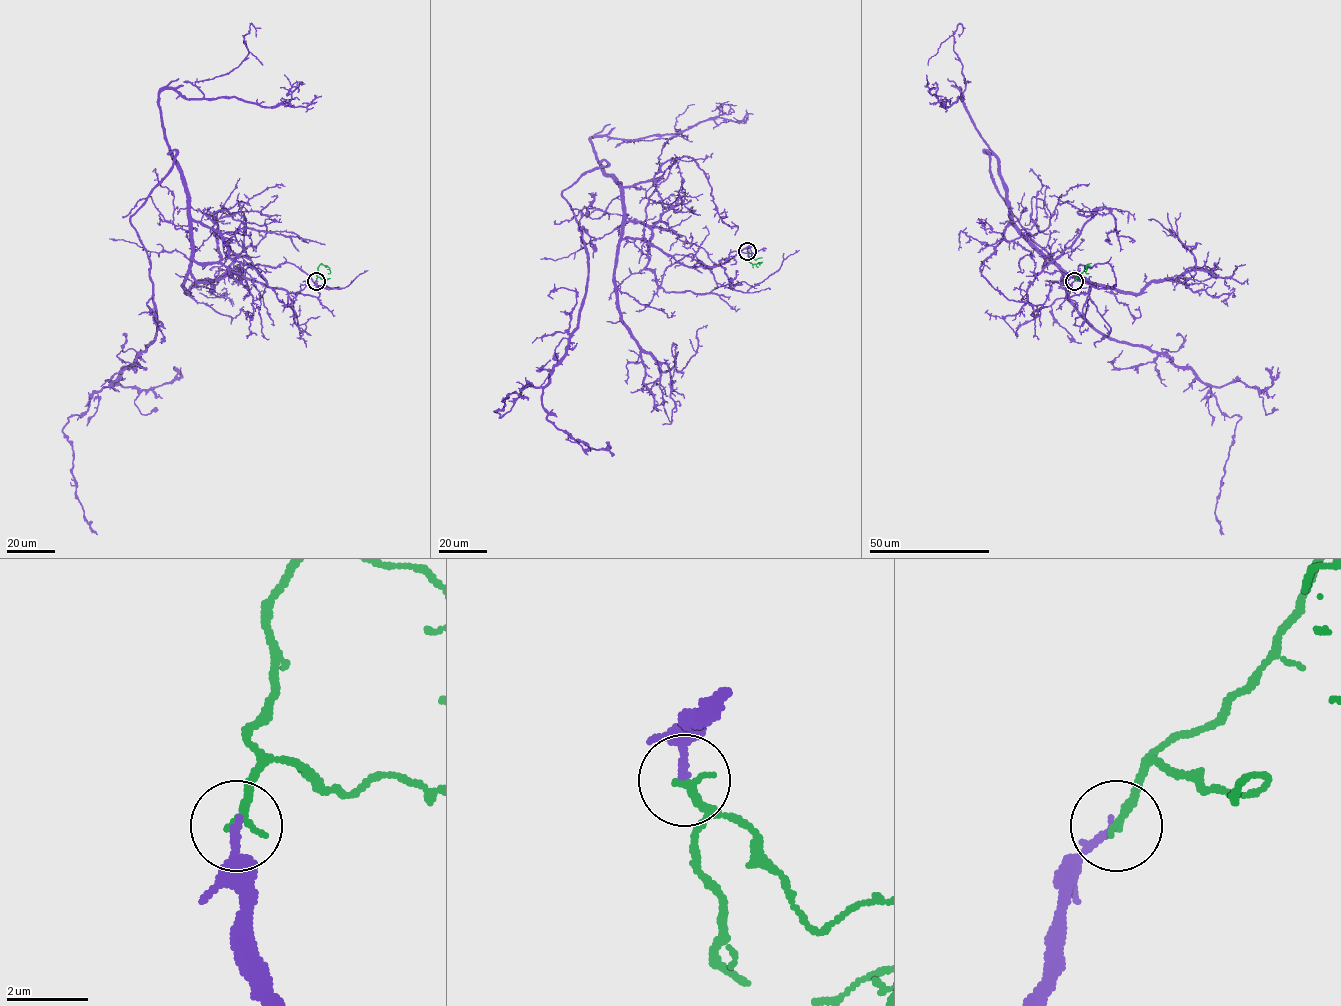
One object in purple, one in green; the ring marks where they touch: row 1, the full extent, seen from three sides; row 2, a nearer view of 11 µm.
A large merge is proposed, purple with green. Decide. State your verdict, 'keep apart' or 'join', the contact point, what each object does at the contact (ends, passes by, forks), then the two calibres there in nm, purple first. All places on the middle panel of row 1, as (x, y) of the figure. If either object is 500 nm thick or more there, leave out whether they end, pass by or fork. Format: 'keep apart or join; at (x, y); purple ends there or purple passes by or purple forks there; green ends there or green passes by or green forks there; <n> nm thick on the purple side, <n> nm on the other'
join; at (747, 251); purple ends there; green ends there; 180 nm thick on the purple side, 220 nm on the other

